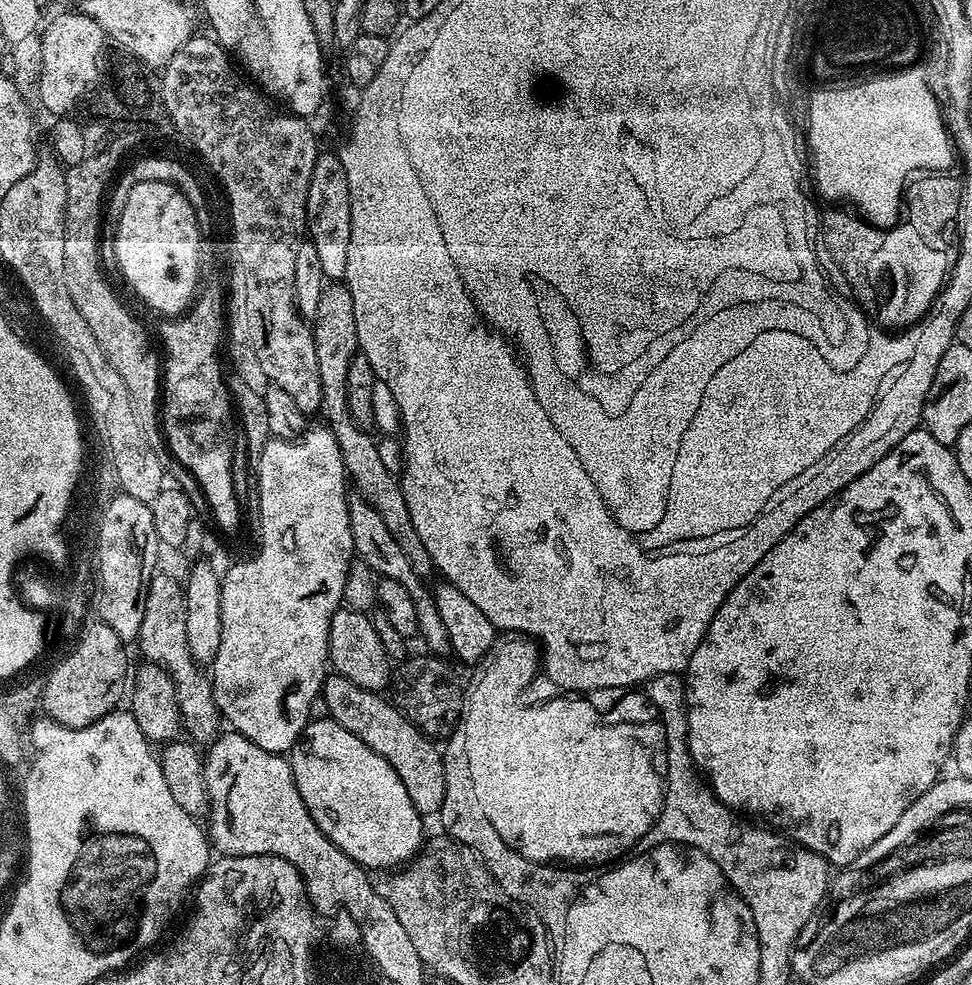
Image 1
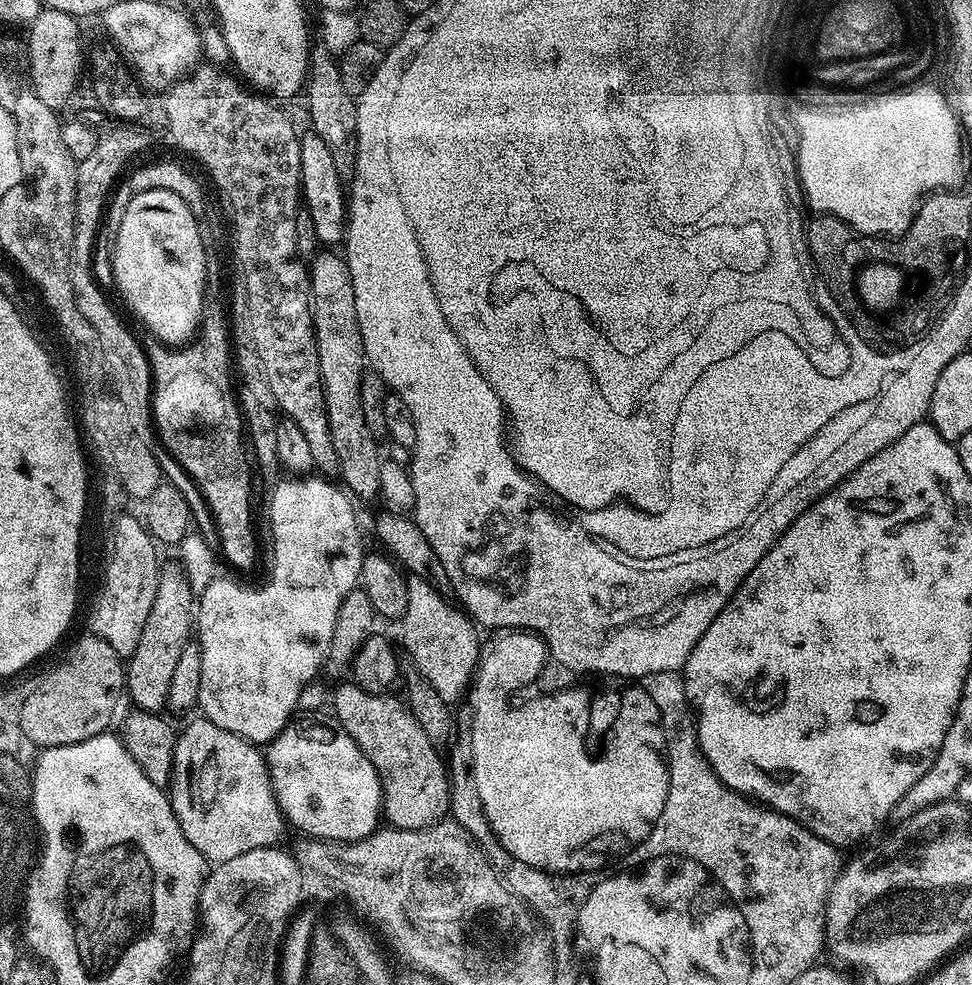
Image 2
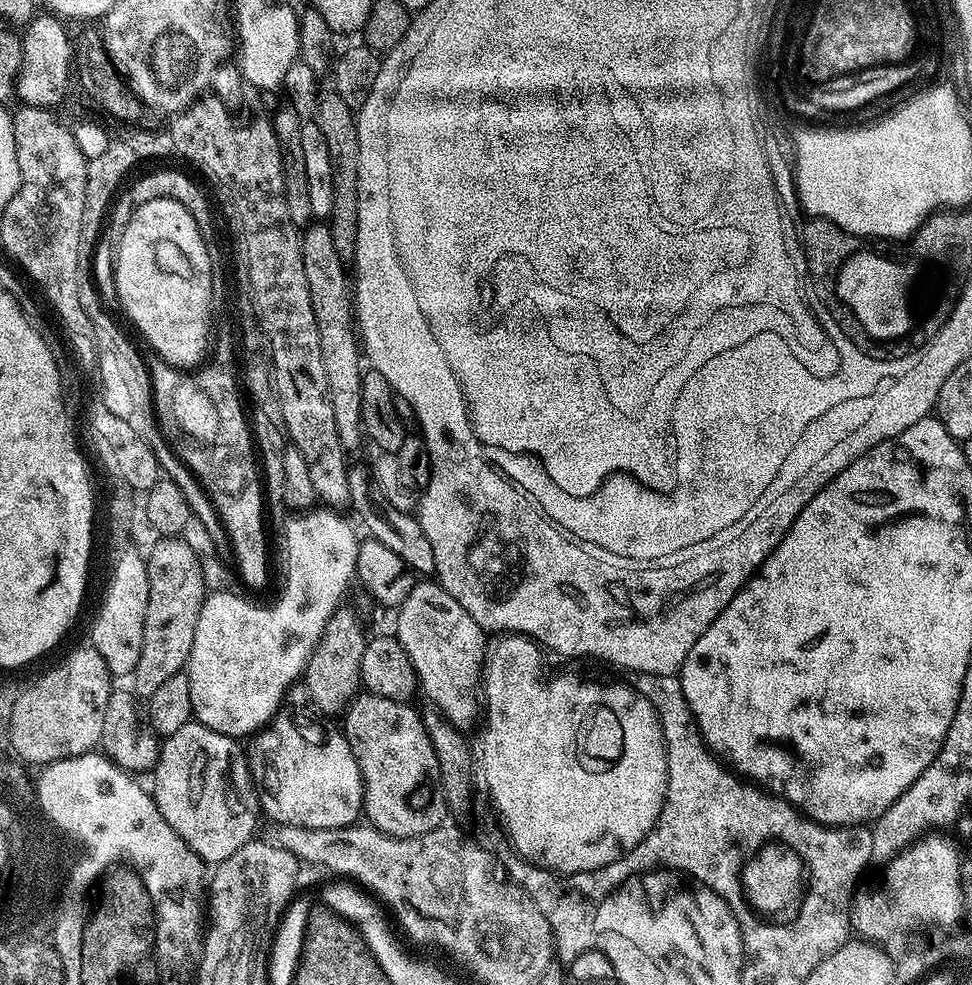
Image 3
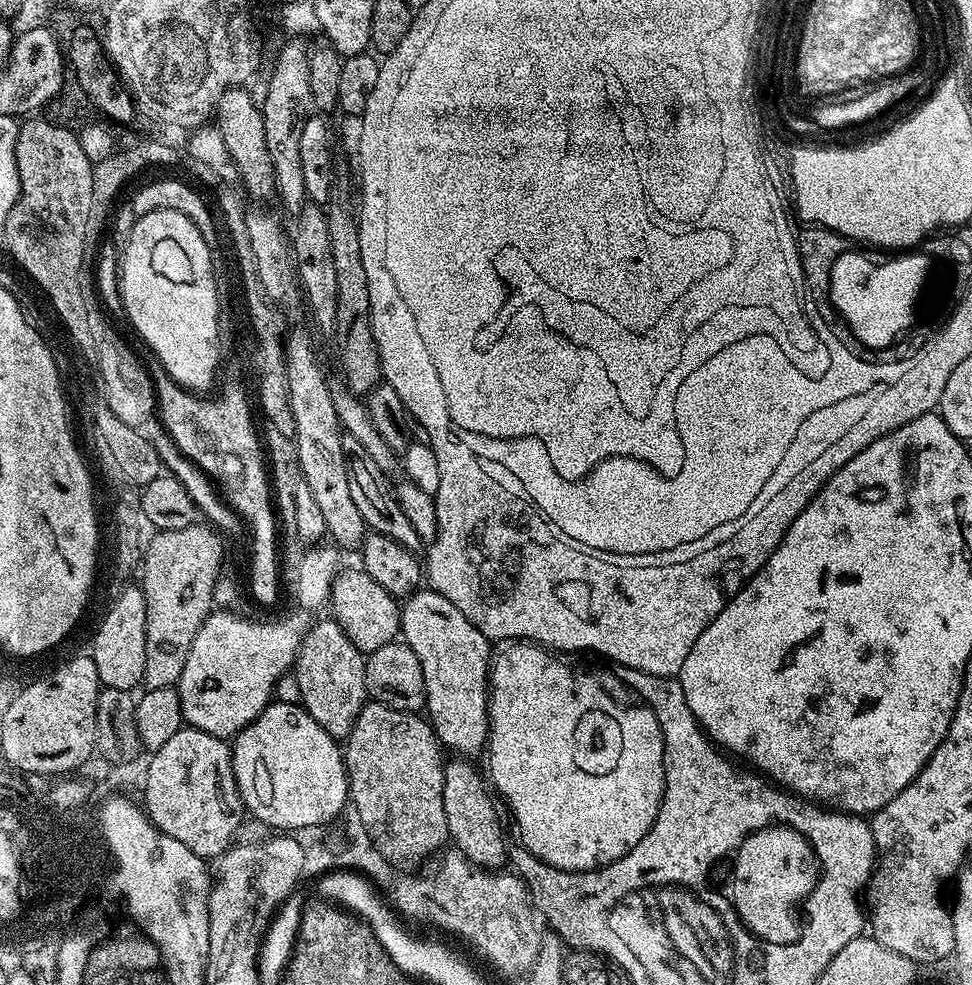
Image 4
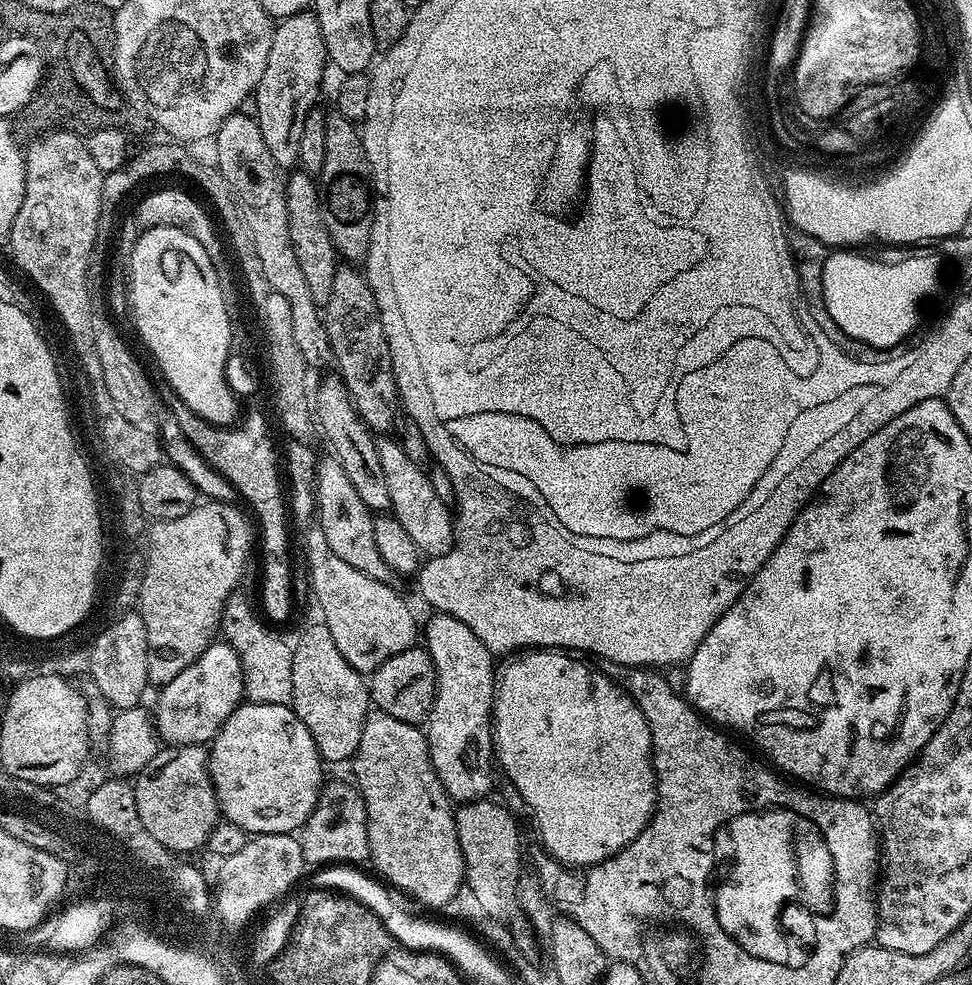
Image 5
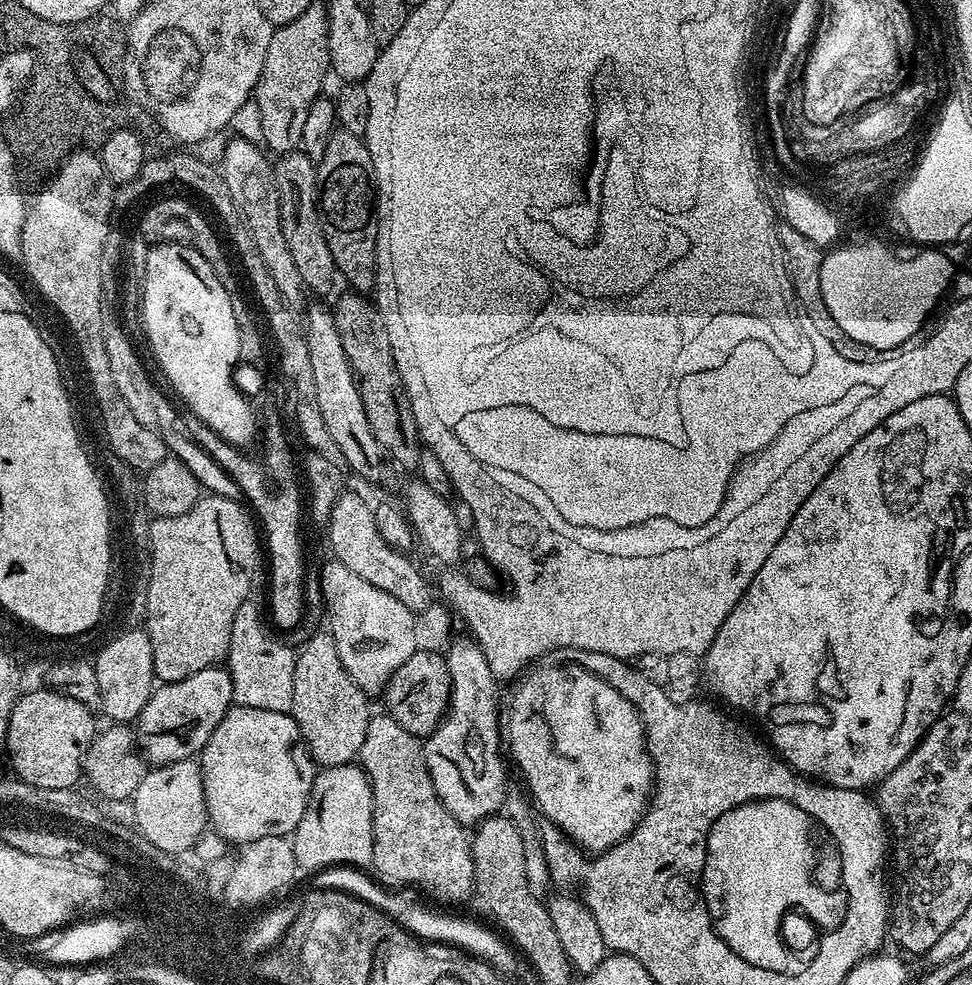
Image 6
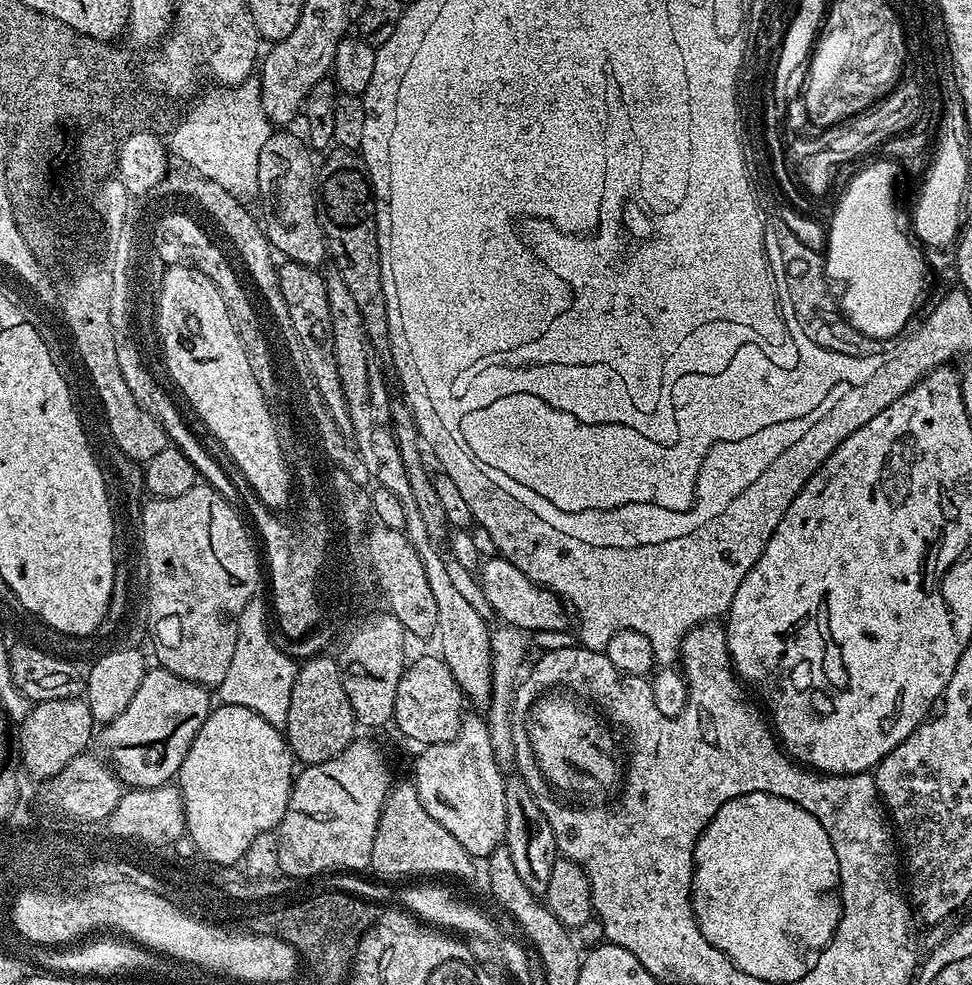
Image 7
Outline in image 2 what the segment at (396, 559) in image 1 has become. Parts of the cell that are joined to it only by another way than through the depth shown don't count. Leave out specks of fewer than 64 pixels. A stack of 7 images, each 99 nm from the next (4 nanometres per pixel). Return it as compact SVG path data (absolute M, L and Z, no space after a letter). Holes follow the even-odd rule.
M408 576L408 597L406 614L402 621L404 642L402 648L408 651L418 670L425 676L434 690L447 702L460 702L465 698L476 674L476 663L480 657L482 643L477 625L463 611L457 610L445 597L417 576Z

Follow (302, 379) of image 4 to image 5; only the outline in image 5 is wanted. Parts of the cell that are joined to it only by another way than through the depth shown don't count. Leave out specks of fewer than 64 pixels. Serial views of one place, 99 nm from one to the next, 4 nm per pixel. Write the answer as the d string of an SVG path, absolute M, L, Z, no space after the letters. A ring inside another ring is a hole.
M328 454L326 458L316 462L316 511L318 527L326 534L326 542L342 562L354 566L354 570L362 570L362 574L370 574L370 578L381 580L383 584L392 584L394 573L386 562L382 562L382 554L378 554L378 546L374 546L374 513L371 508L358 498L358 490L350 483L346 470L342 470L342 462Z

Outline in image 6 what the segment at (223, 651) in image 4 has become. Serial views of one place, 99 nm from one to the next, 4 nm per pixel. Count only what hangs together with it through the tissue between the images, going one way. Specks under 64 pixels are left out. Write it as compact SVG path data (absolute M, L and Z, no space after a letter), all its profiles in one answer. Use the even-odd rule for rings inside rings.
M217 666L198 670L198 674L190 674L190 678L182 678L178 682L161 683L146 702L140 712L140 719L135 721L134 735L136 743L147 763L152 766L173 764L175 760L191 760L206 746L210 734L222 722L222 718L233 707L231 674L227 667Z

